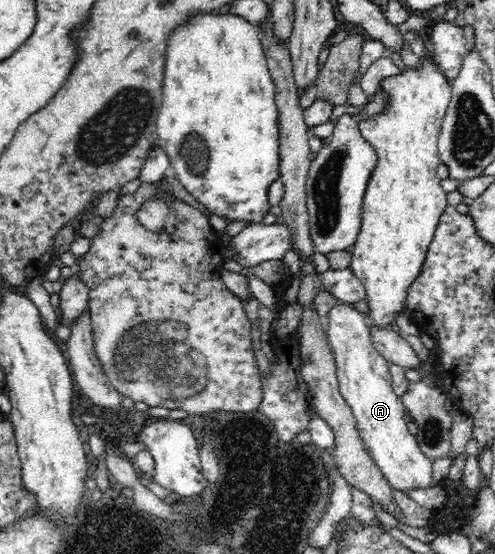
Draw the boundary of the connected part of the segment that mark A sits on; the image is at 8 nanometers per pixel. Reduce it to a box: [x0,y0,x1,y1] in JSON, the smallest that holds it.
[324,302,434,491]

